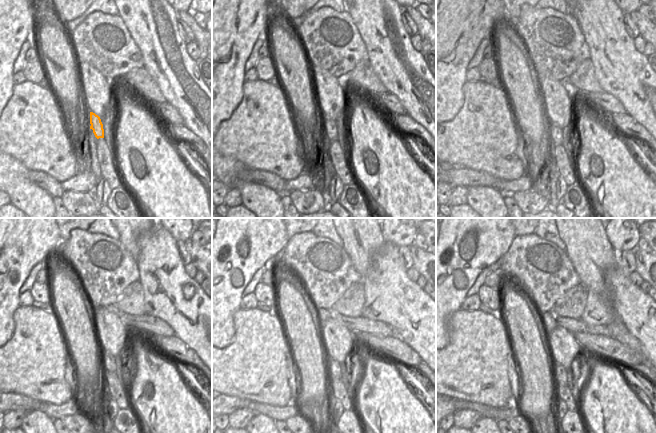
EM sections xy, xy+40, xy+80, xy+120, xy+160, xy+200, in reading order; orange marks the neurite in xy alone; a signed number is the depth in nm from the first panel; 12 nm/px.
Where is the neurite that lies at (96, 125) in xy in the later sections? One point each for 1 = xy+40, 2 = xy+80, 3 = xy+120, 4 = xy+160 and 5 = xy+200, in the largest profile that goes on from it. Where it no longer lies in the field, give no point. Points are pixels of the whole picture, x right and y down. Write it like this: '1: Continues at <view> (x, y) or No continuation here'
1: Continues at xy+40 (329, 127)
2: Continues at xy+80 (555, 133)
3: Continues at xy+120 (109, 364)
4: Continues at xy+160 (334, 369)
5: Continues at xy+200 (560, 372).

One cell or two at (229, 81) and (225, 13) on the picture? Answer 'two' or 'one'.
one

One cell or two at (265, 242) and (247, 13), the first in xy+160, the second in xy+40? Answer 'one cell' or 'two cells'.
one cell

